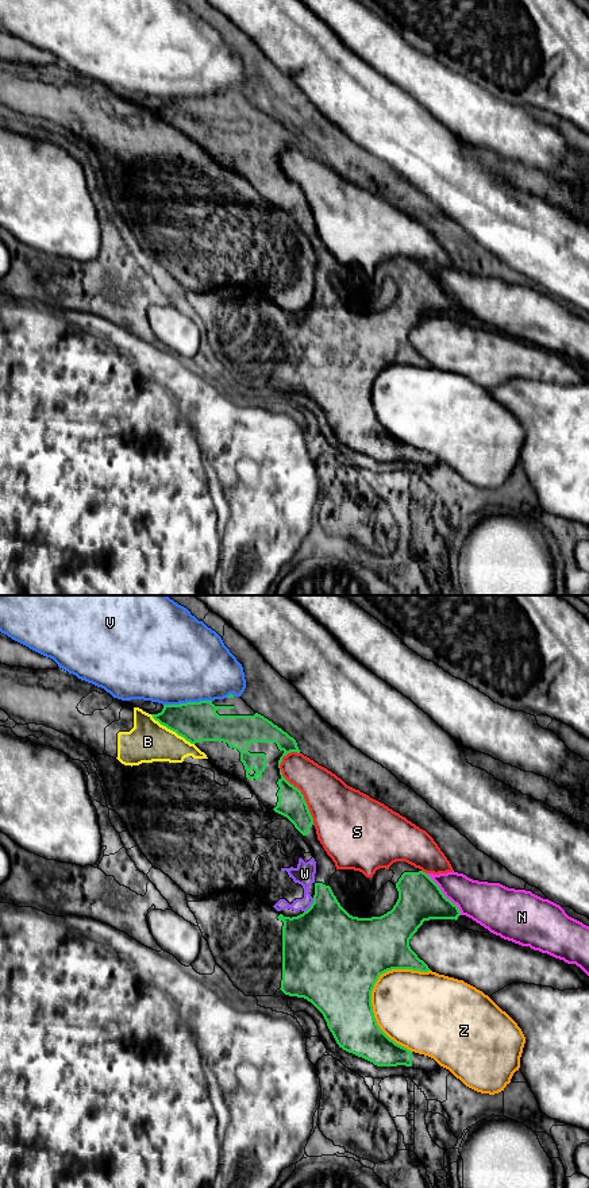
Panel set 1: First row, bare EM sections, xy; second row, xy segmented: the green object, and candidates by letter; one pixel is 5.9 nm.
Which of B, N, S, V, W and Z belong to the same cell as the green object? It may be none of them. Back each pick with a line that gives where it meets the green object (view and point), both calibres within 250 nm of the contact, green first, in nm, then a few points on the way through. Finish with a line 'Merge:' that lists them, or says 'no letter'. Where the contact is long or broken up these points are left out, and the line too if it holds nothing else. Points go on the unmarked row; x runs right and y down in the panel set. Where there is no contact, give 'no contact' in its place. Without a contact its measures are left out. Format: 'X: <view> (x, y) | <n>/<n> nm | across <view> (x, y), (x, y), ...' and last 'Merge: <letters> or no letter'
Merge: no letter

